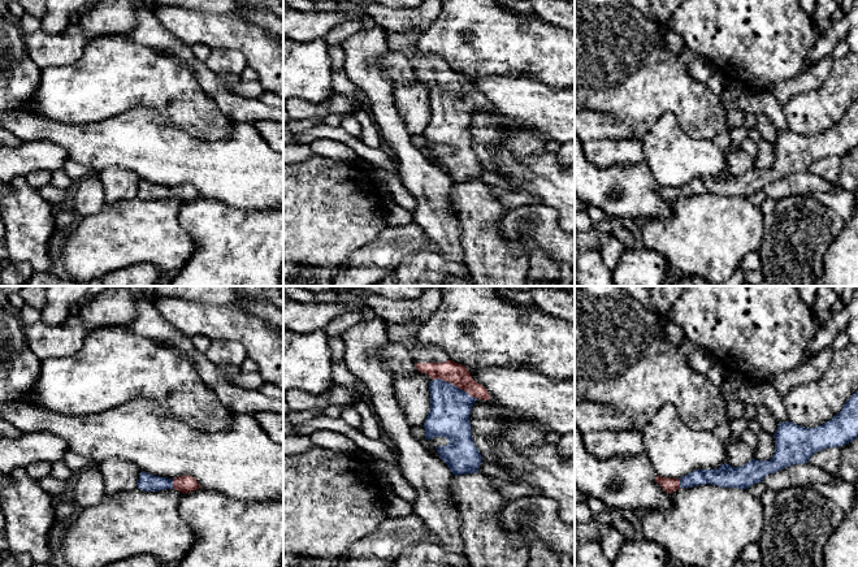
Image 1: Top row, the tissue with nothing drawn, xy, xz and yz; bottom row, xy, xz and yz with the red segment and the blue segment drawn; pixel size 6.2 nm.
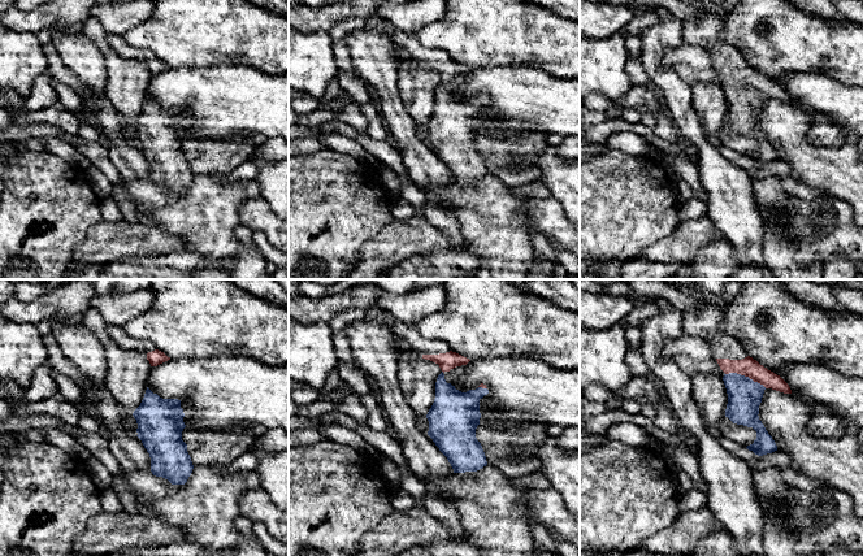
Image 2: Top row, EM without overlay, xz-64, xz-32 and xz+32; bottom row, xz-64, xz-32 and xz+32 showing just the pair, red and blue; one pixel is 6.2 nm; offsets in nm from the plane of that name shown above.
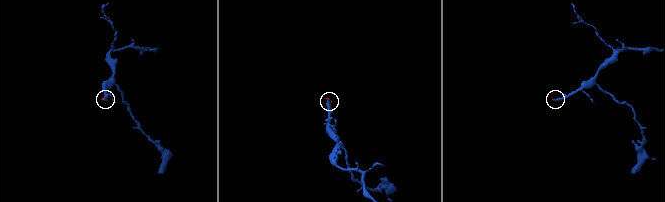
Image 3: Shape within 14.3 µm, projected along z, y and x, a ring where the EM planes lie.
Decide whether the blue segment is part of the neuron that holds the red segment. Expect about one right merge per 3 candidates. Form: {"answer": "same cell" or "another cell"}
{"answer": "same cell"}

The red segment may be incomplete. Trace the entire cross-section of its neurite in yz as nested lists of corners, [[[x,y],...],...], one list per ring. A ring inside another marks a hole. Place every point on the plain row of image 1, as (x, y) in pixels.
[[[858,100],[827,131],[805,137],[792,130],[779,131],[775,146],[775,163],[770,169],[754,166],[741,176],[727,172],[716,178],[696,178],[680,187],[659,186],[655,190],[664,200],[680,196],[712,192],[722,196],[748,198],[763,187],[789,174],[803,173],[827,156],[840,156],[858,147]]]

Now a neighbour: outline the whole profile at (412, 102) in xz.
[[[394,78],[395,105],[411,137],[422,135],[425,131],[430,120],[429,92],[432,90],[428,83],[419,79],[406,85]]]

